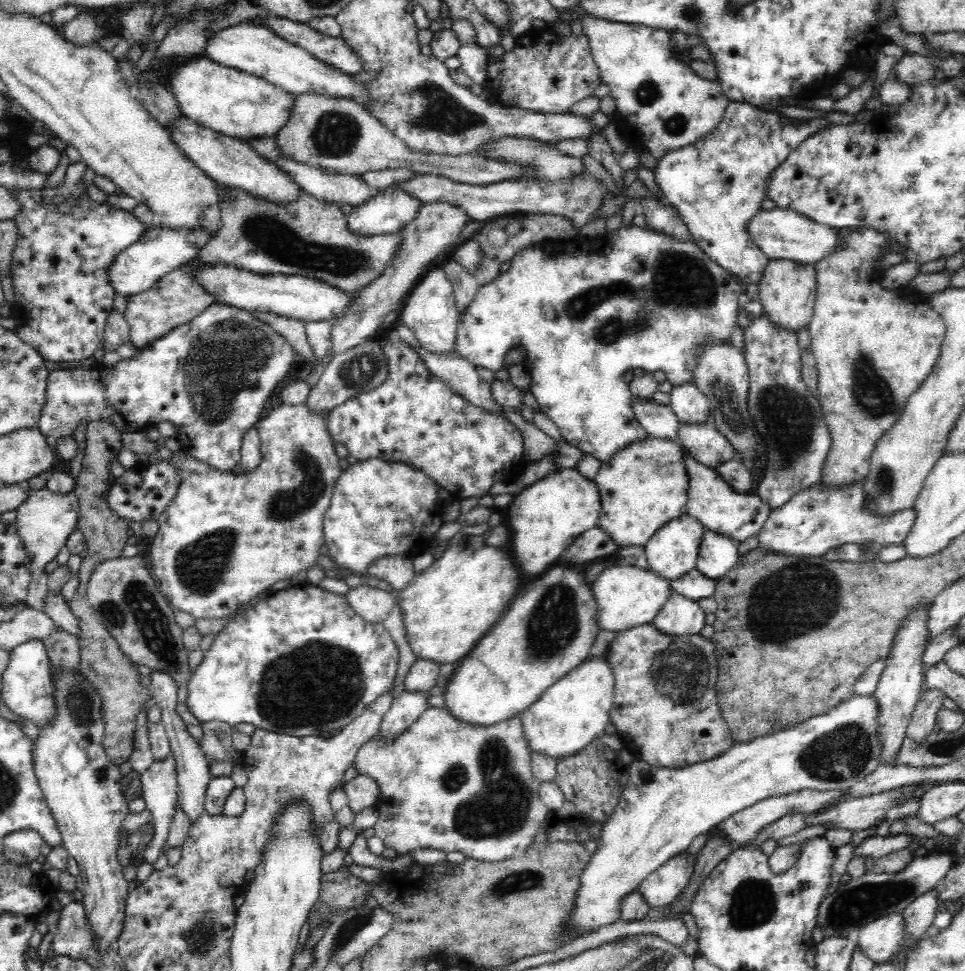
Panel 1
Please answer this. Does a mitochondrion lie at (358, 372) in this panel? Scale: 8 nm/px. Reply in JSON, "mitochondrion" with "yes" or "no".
{"mitochondrion":"yes"}

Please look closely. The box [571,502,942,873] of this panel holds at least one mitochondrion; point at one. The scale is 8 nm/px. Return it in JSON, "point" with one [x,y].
{"point":[843,753]}

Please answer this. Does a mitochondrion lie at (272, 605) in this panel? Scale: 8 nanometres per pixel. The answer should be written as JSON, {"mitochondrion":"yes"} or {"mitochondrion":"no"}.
{"mitochondrion":"no"}

